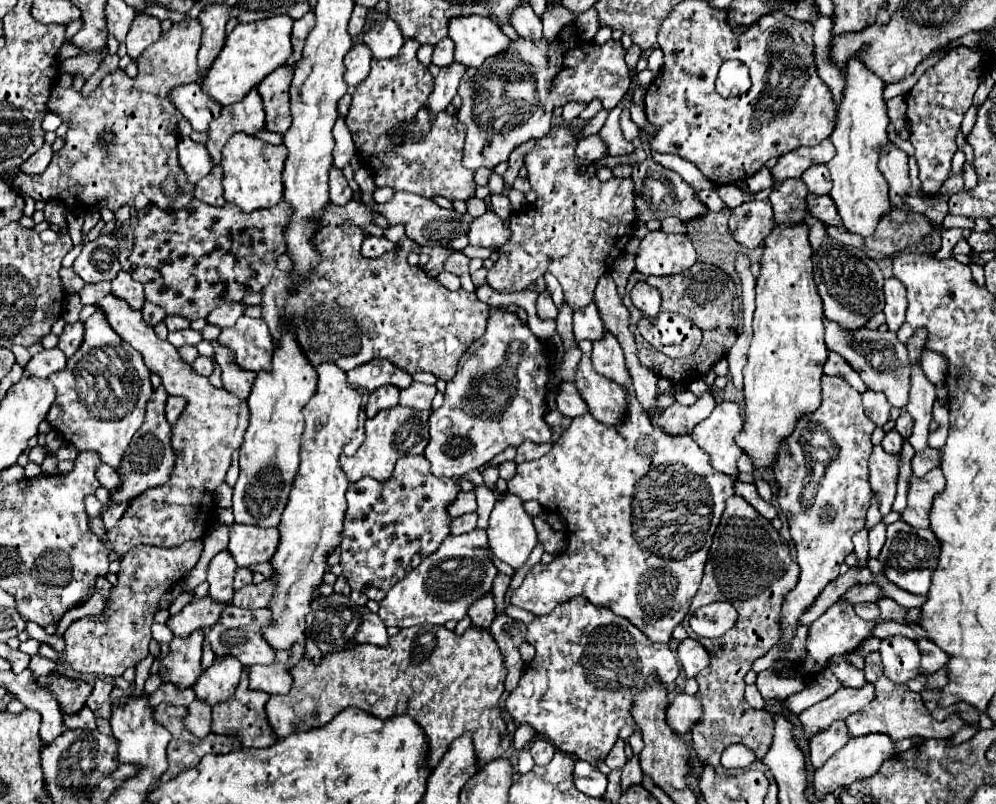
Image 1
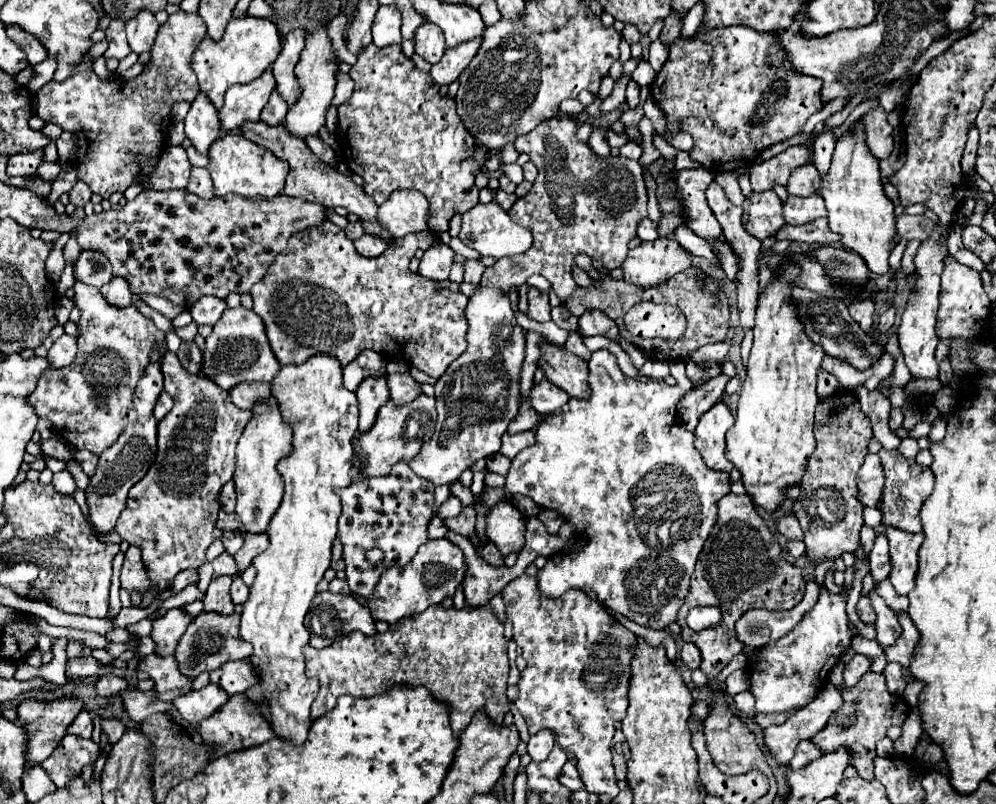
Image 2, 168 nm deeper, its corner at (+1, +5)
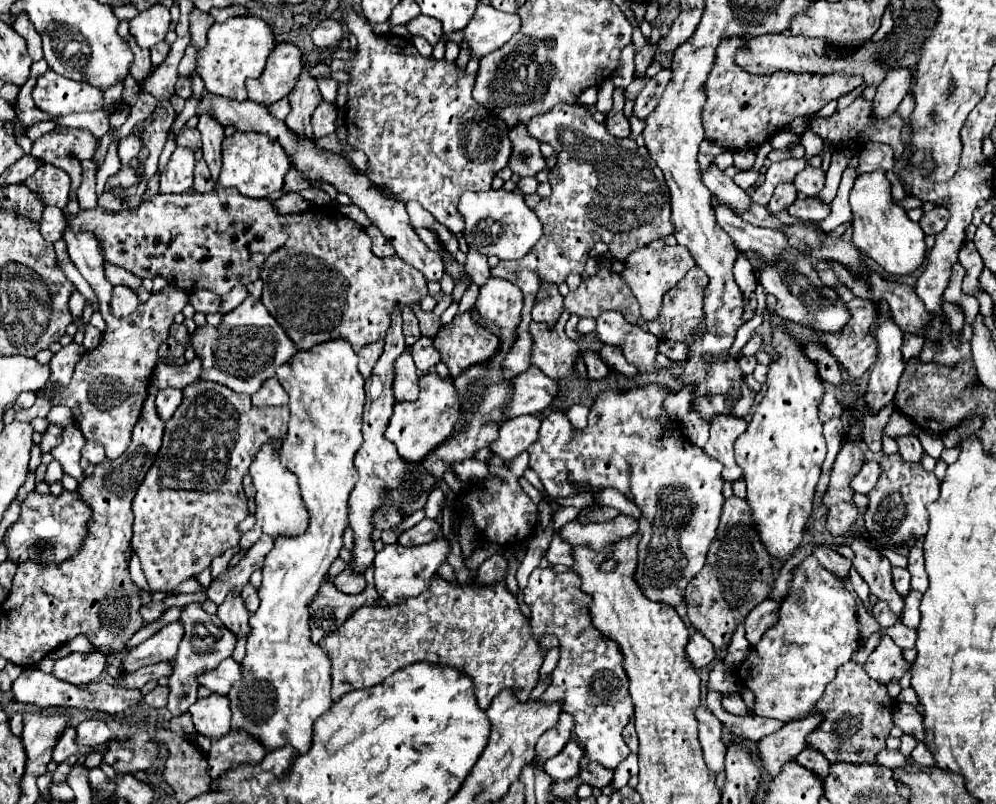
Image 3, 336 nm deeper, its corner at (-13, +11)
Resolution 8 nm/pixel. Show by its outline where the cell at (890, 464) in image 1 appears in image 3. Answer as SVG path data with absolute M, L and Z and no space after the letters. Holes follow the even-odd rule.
M875 461L863 463L863 467L861 467L859 473L855 475L855 479L851 481L851 489L857 491L857 493L867 495L867 493L875 487L879 475L881 475L881 467L879 467Z

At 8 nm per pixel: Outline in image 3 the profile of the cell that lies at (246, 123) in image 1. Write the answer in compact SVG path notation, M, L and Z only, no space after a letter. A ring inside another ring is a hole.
M277 43L271 51L267 65L257 79L247 79L249 99L269 107L271 103L287 97L303 69L303 53L291 43Z

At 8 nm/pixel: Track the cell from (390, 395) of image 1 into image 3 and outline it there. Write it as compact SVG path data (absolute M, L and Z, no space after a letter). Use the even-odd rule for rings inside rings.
M401 313L391 319L391 331L385 335L385 351L379 357L379 363L375 363L371 377L365 381L365 391L367 391L367 403L365 403L365 415L363 415L363 445L355 453L355 469L359 473L359 479L349 495L349 527L355 533L355 547L351 549L351 563L349 569L357 575L363 575L375 557L373 551L373 515L377 509L381 509L385 503L391 503L403 519L413 515L415 511L423 509L427 503L429 493L439 487L443 489L445 481L435 479L433 475L427 475L419 463L403 463L399 459L399 453L395 451L395 445L385 439L385 429L395 405L391 383L393 383L393 363L395 359L405 351L405 337L401 331Z

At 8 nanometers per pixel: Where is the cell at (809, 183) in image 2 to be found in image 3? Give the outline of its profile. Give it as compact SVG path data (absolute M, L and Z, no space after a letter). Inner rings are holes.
M809 165L795 177L793 185L797 187L799 193L803 193L807 197L815 197L825 185L825 173L823 173L823 169Z

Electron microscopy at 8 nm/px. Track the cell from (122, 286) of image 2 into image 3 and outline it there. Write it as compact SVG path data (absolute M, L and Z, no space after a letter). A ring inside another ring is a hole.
M121 285L113 287L113 299L111 299L109 307L115 317L131 315L137 309L137 305L139 305L139 299L129 287L121 287Z

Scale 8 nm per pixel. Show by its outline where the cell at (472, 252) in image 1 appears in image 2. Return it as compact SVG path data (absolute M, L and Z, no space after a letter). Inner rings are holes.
M433 243L421 257L419 273L427 279L445 281L449 277L451 265L455 259L455 251L445 243ZM451 263L451 265L449 265Z

